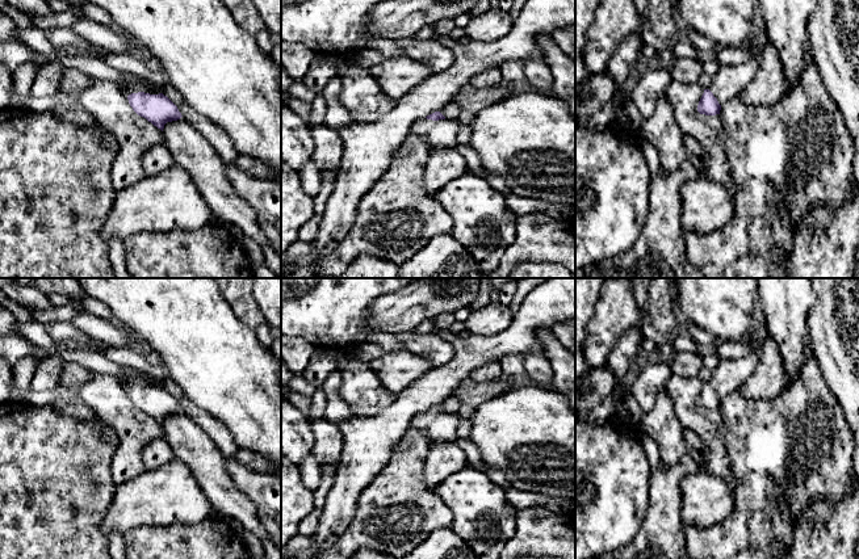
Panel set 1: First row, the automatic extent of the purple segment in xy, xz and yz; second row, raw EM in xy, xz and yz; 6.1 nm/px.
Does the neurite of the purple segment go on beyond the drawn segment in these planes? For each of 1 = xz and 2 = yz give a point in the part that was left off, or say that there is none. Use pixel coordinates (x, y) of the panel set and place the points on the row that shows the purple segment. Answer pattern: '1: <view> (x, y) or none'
1: xz (440, 134)
2: yz (730, 80)

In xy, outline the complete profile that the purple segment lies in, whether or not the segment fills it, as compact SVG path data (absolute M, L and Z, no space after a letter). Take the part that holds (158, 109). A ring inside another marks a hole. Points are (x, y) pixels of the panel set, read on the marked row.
M123 75L118 84L127 94L133 110L162 131L167 122L183 117L177 106L154 85L146 85L129 75Z

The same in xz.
M435 112L416 121L411 127L411 135L424 138L431 150L436 151L457 146L458 127L458 121L447 119L440 112Z

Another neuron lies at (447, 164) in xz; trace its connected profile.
M456 147L431 151L423 184L427 193L435 196L443 186L468 172L466 159Z

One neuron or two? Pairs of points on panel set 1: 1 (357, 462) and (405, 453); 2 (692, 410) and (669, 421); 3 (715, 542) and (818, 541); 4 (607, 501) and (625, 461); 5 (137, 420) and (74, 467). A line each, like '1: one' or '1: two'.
1: two
2: two
3: two
4: one
5: two

